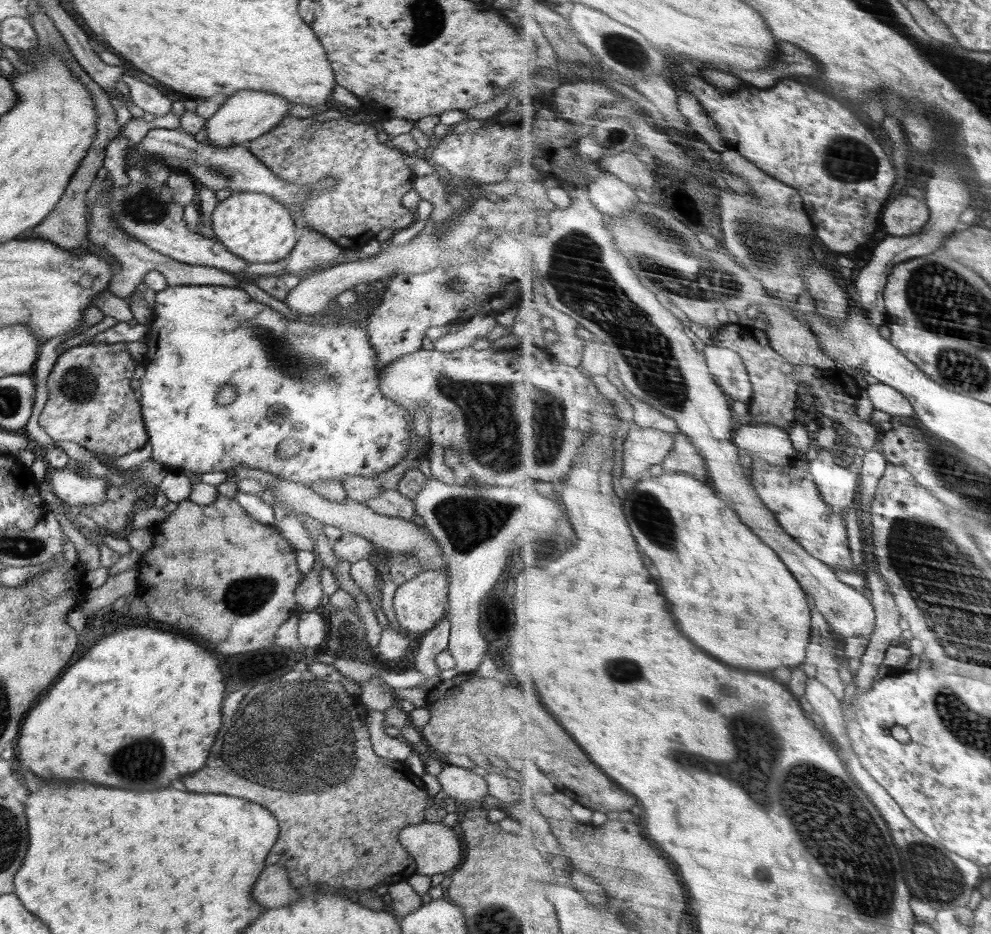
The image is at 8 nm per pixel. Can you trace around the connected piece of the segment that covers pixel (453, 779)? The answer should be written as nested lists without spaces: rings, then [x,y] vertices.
[[[444,764],[437,779],[441,790],[455,800],[484,804],[484,797],[488,795],[484,777],[474,773],[472,769]]]

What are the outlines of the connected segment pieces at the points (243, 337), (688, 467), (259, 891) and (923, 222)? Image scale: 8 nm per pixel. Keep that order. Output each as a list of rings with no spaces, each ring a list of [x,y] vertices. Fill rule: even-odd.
[[[168,285],[164,290],[155,292],[153,319],[150,323],[150,335],[144,341],[148,348],[145,361],[145,374],[140,380],[140,402],[143,421],[148,433],[148,444],[152,449],[151,459],[170,471],[188,470],[190,476],[198,478],[205,472],[224,472],[234,467],[246,467],[271,472],[292,482],[310,486],[318,481],[338,481],[348,475],[365,477],[378,476],[385,470],[396,467],[408,454],[411,434],[414,433],[414,417],[397,402],[382,395],[378,368],[378,353],[370,343],[368,330],[357,323],[344,320],[337,325],[324,325],[313,319],[301,317],[298,321],[288,321],[286,317],[272,307],[252,299],[244,289],[222,285]],[[224,386],[236,388],[236,399],[230,404],[220,406],[216,402],[218,390]],[[291,438],[301,444],[297,459],[283,460],[276,457],[277,444]]]
[[[678,432],[675,449],[661,465],[664,472],[684,472],[694,474],[704,482],[711,481],[711,471],[705,456],[686,433]]]
[[[278,864],[264,868],[264,872],[260,874],[260,878],[254,886],[252,896],[264,908],[290,906],[292,902],[300,900],[300,894],[290,886],[290,882],[286,878],[286,870]]]
[[[906,196],[898,198],[888,205],[884,214],[884,224],[889,236],[915,235],[931,221],[932,209],[928,202],[922,202],[918,198]]]

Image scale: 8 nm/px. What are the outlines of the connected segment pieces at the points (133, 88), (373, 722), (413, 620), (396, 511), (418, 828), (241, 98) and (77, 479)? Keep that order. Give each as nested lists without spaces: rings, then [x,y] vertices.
[[[124,73],[121,76],[121,80],[127,84],[132,102],[138,108],[142,108],[145,113],[150,112],[154,116],[164,116],[171,111],[173,101],[160,90],[156,90],[146,82],[142,82],[142,78]]]
[[[367,709],[366,714],[366,726],[374,753],[393,762],[404,763],[406,758],[414,753],[412,745],[406,739],[402,739],[399,736],[391,738],[385,732],[383,727],[385,714],[383,712]]]
[[[423,570],[395,590],[394,612],[399,626],[420,634],[430,630],[443,617],[448,605],[449,580],[446,572]]]
[[[387,490],[371,498],[365,504],[378,514],[386,514],[392,518],[412,520],[416,516],[414,500],[404,497],[398,490]]]
[[[424,822],[406,826],[398,834],[399,843],[412,855],[416,864],[415,873],[432,876],[433,874],[446,874],[456,868],[462,860],[462,846],[457,835],[446,826],[444,822]]]
[[[240,90],[229,96],[212,117],[206,119],[205,141],[216,146],[236,146],[271,131],[288,114],[292,104],[279,94]]]
[[[54,468],[47,477],[52,490],[68,506],[101,505],[106,499],[110,481],[82,476],[67,469]]]

